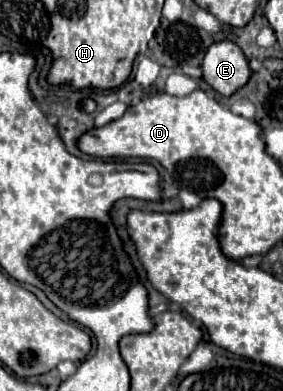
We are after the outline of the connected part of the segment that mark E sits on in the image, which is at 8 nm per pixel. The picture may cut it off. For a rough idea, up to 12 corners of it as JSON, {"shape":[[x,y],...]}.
{"shape":[[232,41],[212,43],[204,81],[224,97],[250,79],[248,61]]}

